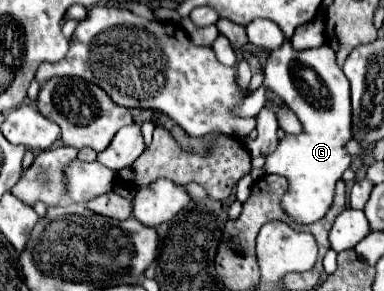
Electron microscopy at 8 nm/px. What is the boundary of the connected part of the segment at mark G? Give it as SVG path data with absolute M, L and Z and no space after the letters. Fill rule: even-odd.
M285 42L279 50L271 52L265 64L265 82L267 88L271 88L299 118L303 124L301 134L285 134L285 138L279 140L275 152L267 156L265 170L267 174L279 174L285 176L289 182L287 192L281 196L281 208L283 212L293 218L299 224L313 224L321 220L329 206L333 204L335 196L335 182L341 178L341 174L349 168L351 156L345 150L345 144L353 138L351 136L351 94L349 94L349 80L345 78L343 70L335 62L335 52L331 52L331 46L319 46L311 50L293 50L291 42ZM299 66L313 68L317 76L323 80L331 94L331 108L319 108L315 110L297 90L295 86L295 74L299 72Z

